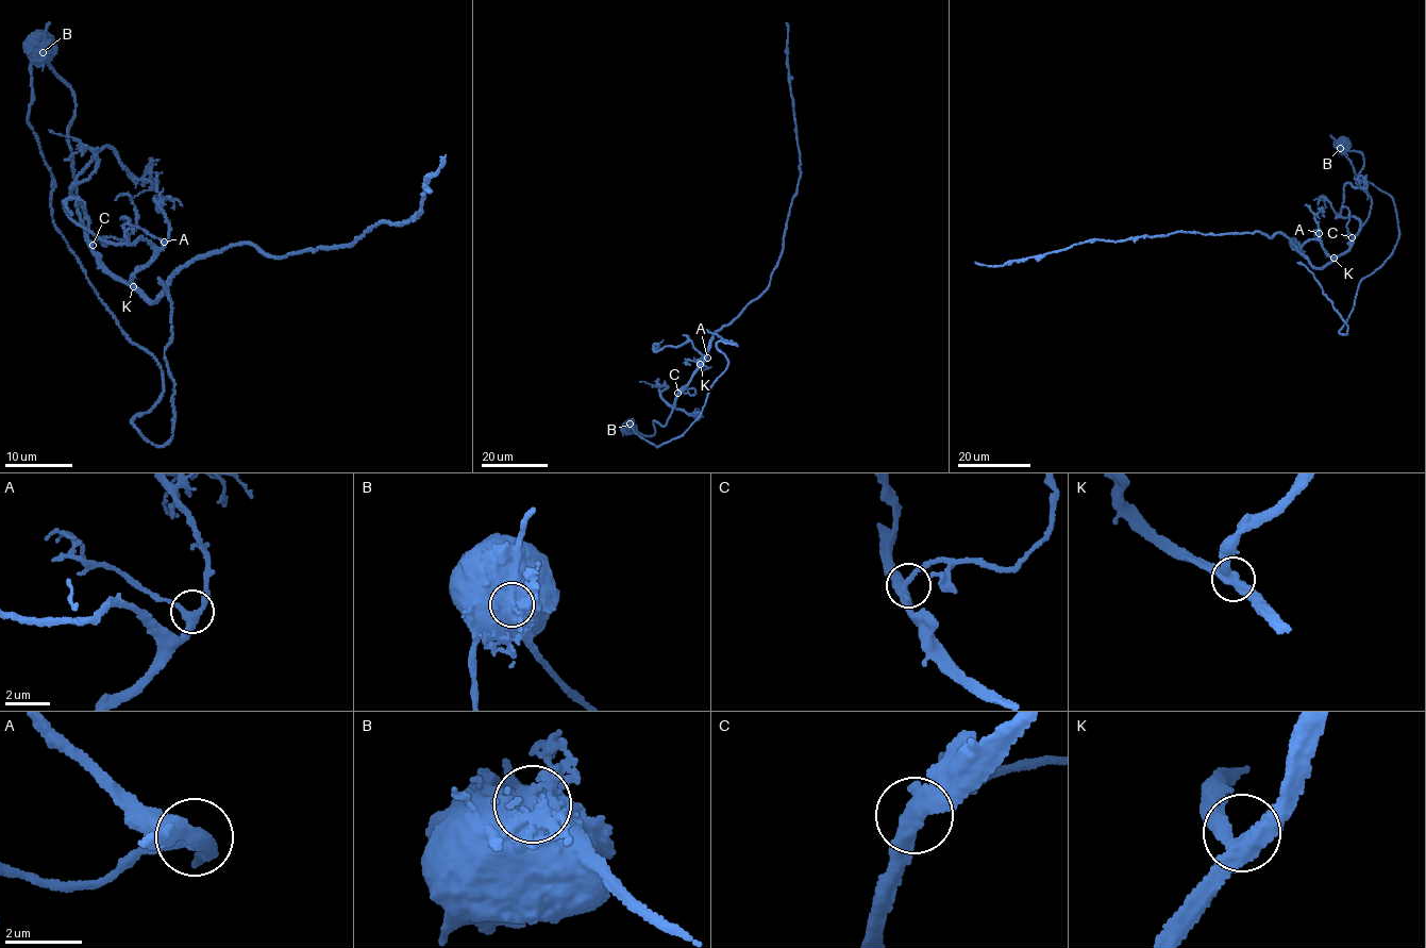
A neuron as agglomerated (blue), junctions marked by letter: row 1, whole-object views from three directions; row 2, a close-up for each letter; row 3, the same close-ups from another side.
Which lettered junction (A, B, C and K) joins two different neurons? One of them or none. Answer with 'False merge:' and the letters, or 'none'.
False merge: B

